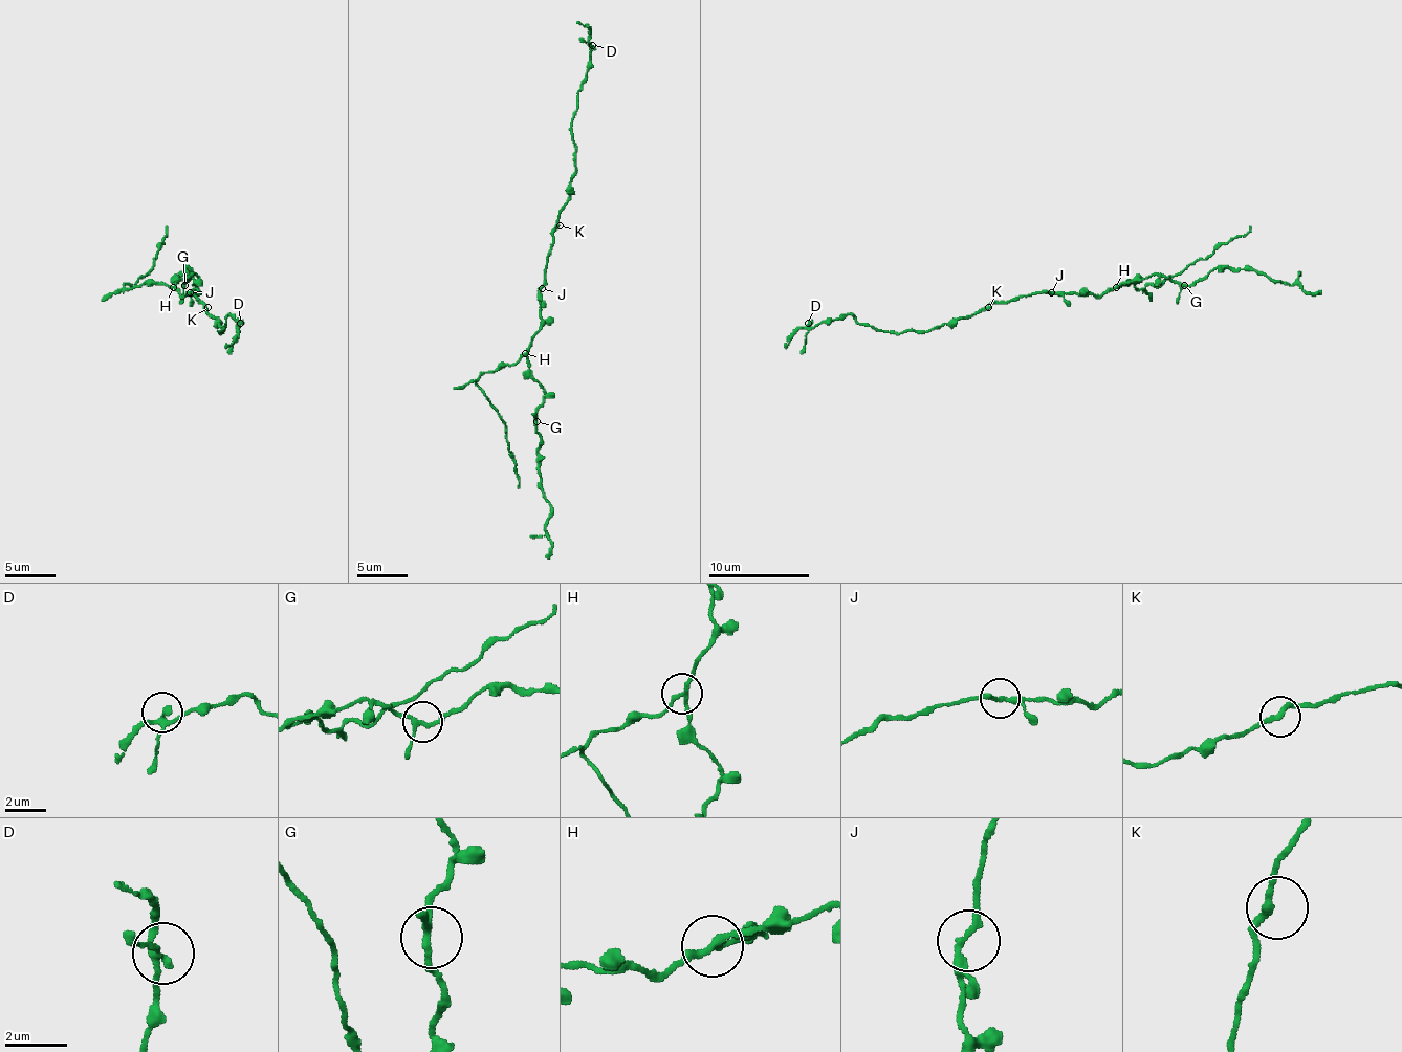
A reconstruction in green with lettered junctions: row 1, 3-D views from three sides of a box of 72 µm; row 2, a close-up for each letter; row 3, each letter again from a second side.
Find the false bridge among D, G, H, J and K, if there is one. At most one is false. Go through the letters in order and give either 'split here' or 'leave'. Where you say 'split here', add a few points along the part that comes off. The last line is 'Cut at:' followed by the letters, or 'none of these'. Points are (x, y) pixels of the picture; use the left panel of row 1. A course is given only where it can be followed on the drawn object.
D: leave
G: leave
H: split here; course (173, 287), (145, 282), (127, 290), (125, 287), (132, 287), (152, 267), (155, 255), (168, 235), (165, 227)
J: leave
K: leave
Cut at: H

